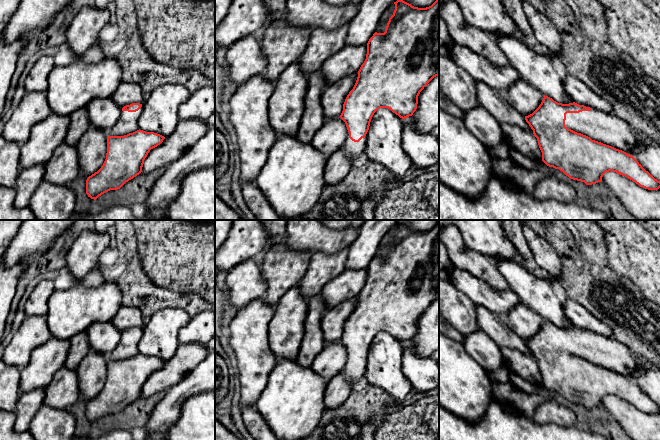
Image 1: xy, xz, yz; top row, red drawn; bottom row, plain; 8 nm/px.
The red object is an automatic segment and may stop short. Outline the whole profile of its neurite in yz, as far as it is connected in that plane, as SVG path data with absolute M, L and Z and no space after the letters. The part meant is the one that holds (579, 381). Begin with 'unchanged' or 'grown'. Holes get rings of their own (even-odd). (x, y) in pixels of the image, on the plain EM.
grown; M545 320L539 331L525 340L533 354L542 376L542 385L549 391L559 393L570 403L586 409L602 406L606 396L613 395L632 404L640 411L658 414L660 405L655 403L629 377L636 371L645 371L646 361L631 353L619 341L575 326L562 328Z

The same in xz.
grown; M439 220L426 232L414 231L399 223L394 228L395 234L389 242L385 256L375 256L367 267L366 283L358 295L356 307L347 319L340 339L347 351L343 371L345 378L353 386L364 376L367 356L374 337L380 332L388 332L402 343L412 340L417 333L420 316L439 299Z

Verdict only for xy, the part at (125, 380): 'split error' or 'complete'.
split error

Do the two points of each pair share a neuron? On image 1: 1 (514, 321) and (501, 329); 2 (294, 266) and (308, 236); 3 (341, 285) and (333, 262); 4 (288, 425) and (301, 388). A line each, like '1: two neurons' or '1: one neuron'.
1: two neurons
2: two neurons
3: two neurons
4: one neuron

